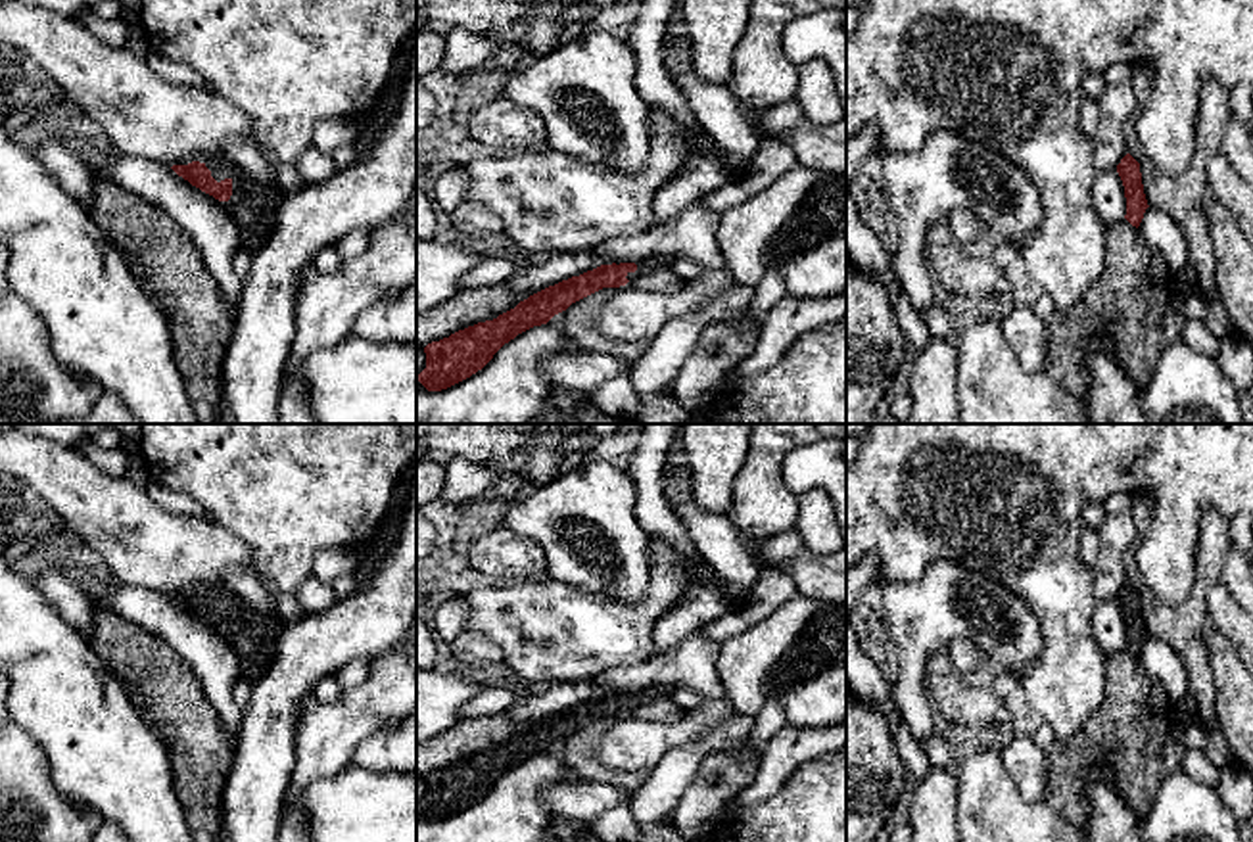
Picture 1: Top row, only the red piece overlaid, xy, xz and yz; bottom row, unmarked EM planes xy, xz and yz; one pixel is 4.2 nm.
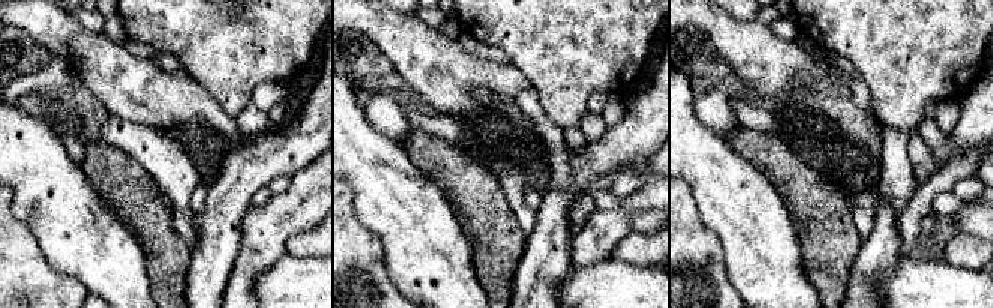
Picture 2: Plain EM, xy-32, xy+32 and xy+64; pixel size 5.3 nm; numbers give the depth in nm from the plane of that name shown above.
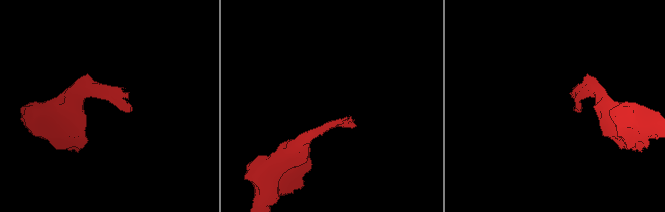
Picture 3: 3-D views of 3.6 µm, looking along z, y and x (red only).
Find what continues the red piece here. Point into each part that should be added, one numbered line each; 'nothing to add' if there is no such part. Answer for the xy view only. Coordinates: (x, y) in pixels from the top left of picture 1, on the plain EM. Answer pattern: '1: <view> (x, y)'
1: xy (252, 635)

